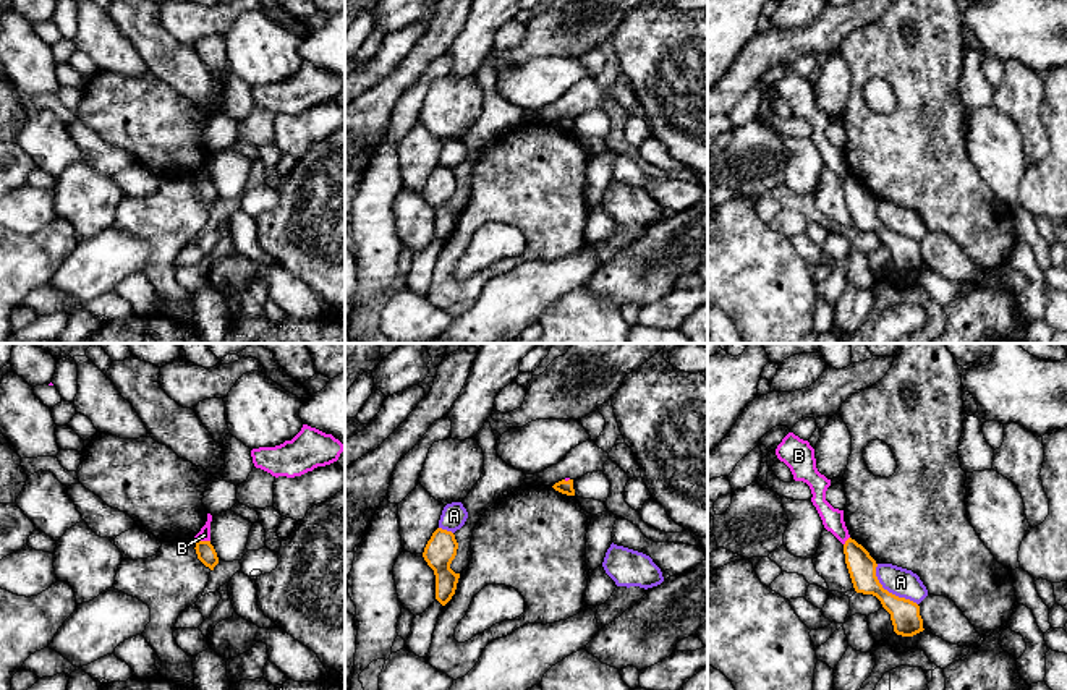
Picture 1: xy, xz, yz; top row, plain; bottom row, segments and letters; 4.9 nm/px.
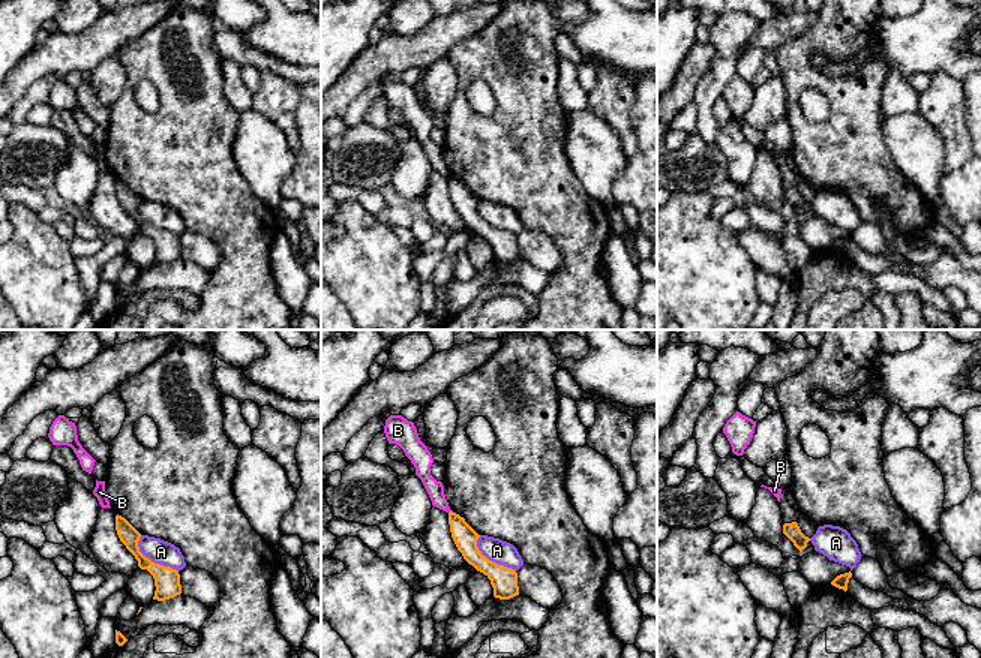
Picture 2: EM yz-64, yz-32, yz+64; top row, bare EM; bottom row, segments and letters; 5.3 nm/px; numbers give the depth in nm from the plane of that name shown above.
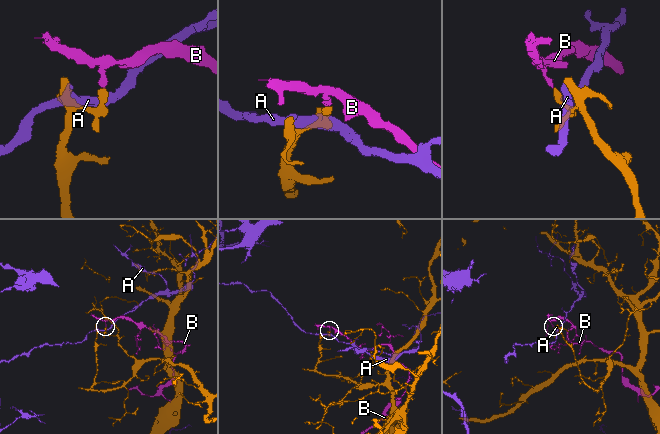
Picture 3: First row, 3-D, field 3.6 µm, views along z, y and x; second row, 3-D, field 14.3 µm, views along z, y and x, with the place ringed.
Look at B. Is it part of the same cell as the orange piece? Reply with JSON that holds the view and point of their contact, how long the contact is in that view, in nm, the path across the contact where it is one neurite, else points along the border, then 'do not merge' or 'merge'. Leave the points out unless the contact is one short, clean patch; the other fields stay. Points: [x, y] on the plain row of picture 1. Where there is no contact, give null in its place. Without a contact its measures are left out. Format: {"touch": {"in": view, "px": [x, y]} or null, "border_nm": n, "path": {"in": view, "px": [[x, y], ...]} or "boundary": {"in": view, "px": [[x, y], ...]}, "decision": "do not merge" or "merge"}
{"touch": {"in": "xy", "px": [203, 178]}, "border_nm": 70, "boundary": {"in": "xy", "px": [[196, 177], [209, 178]]}, "decision": "do not merge"}

